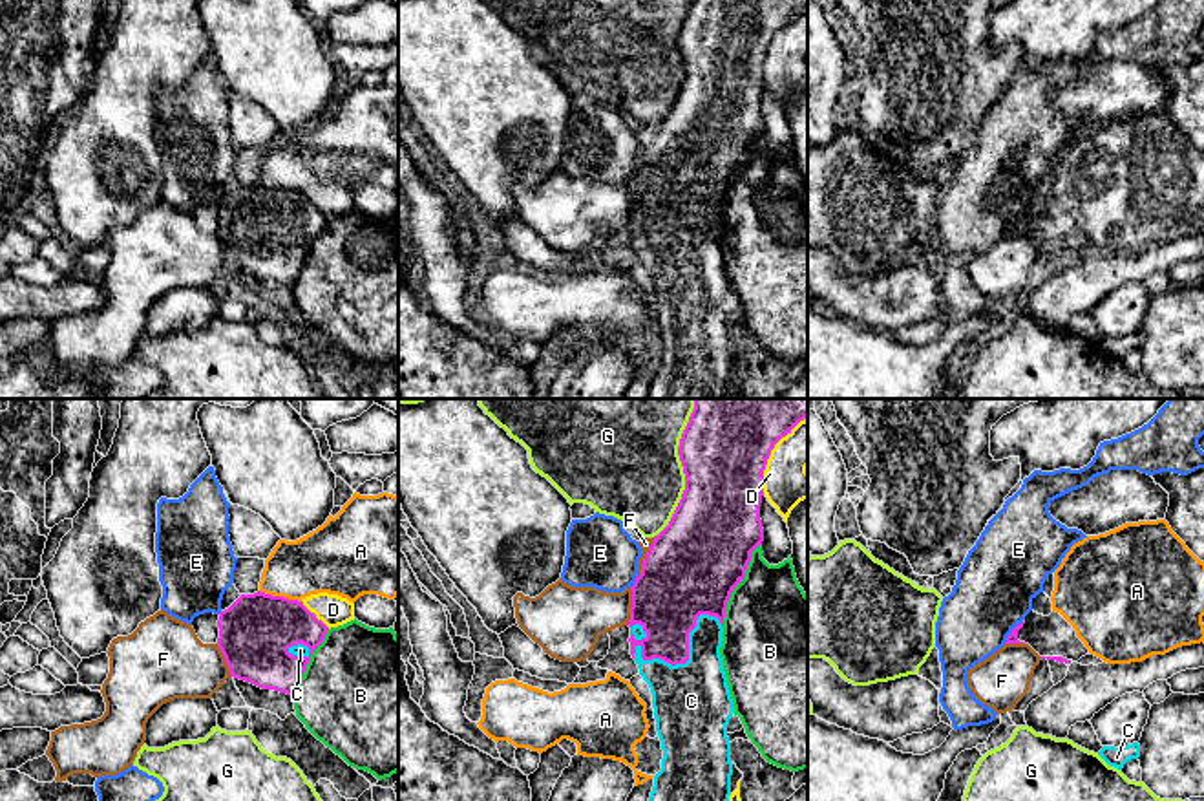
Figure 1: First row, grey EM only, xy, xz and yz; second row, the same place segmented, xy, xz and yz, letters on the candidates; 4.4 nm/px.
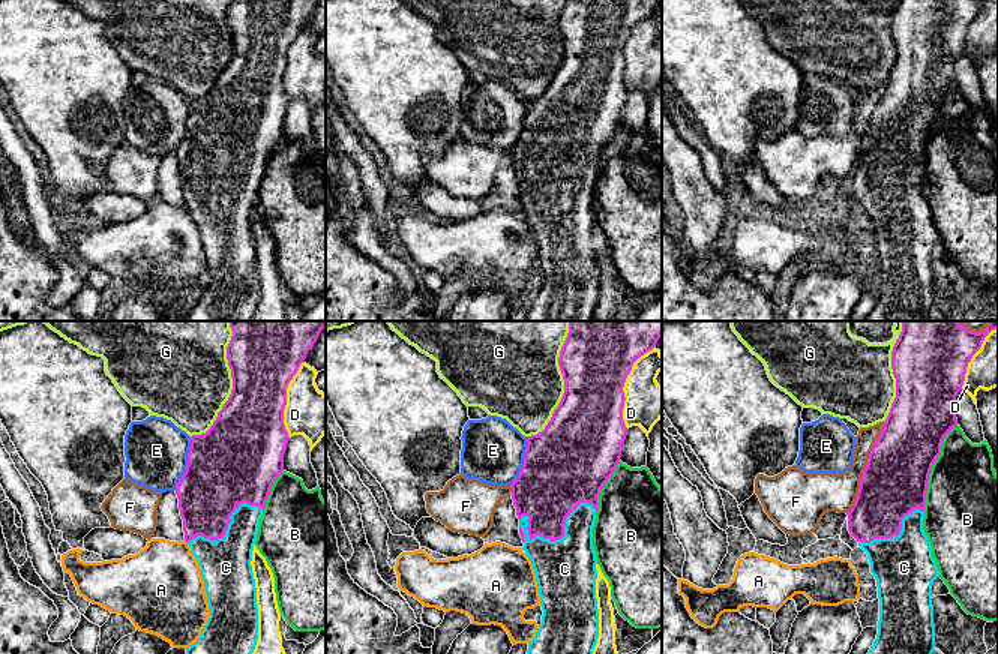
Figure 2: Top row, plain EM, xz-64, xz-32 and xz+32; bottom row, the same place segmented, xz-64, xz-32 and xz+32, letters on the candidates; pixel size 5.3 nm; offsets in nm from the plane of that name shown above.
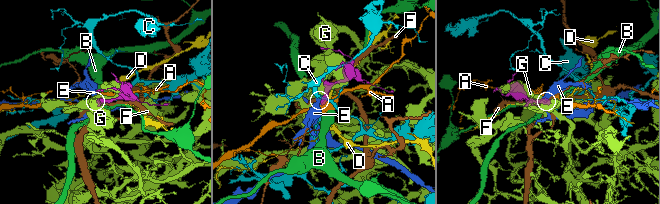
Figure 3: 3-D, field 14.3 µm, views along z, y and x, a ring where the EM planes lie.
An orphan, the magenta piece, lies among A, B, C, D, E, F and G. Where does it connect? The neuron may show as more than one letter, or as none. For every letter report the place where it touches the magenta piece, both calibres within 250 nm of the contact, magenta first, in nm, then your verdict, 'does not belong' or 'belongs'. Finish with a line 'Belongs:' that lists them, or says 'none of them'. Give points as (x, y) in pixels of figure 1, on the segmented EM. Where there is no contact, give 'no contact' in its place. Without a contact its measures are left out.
A: contact xy (280, 597); calibres 320 and 280 nm; does not belong
B: contact xz (737, 584); calibres 400 and 420 nm; does not belong
C: contact xz (686, 661); calibres 280 and 340 nm; belongs
D: contact xz (770, 454); calibres 440 and 200 nm; does not belong
E: contact xz (634, 582); calibres 400 and 300 nm; does not belong
F: contact xz (645, 558); calibres 400 and 50 nm; does not belong
G: contact xz (684, 469); calibres 400 and 460 nm; does not belong
Belongs: C

